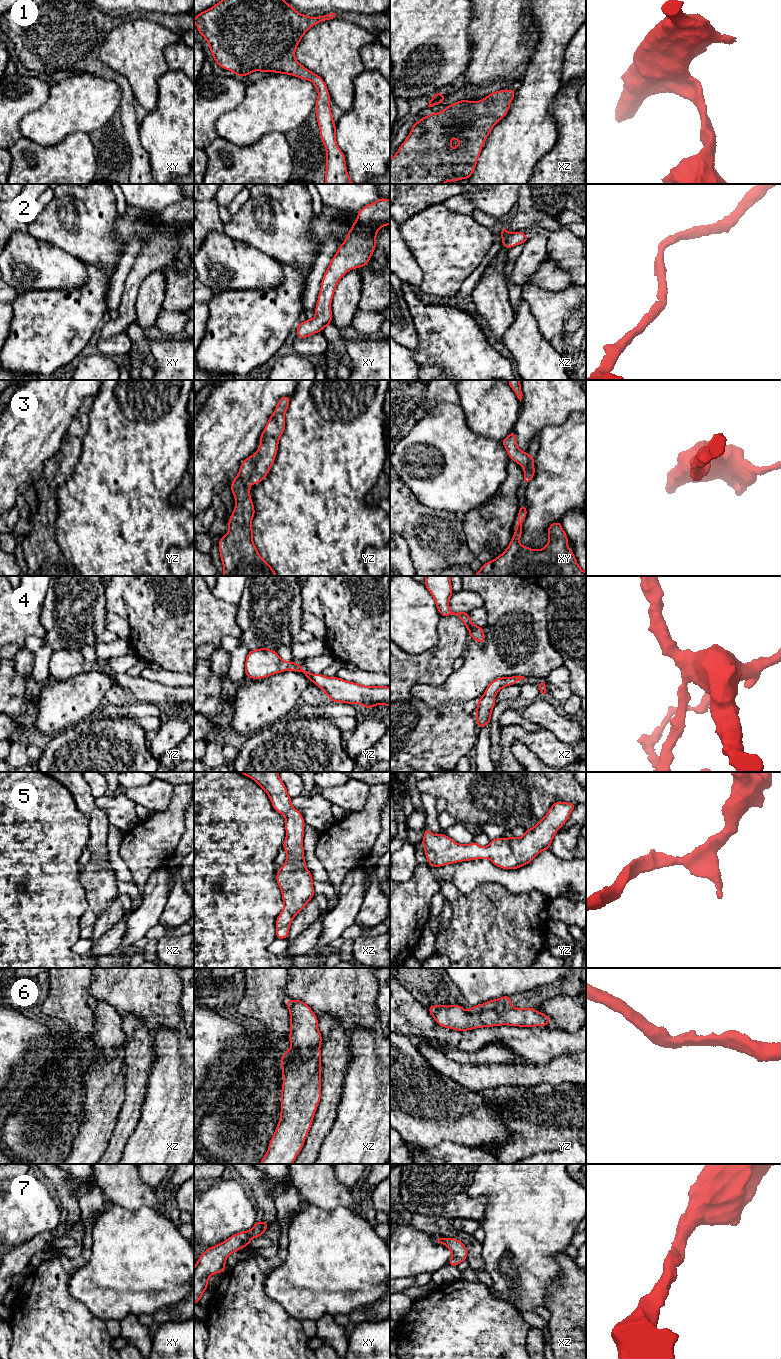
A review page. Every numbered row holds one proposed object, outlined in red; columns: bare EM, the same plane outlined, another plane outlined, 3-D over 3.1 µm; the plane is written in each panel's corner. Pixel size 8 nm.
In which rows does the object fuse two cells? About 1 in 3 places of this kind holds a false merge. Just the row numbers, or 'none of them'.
none of them

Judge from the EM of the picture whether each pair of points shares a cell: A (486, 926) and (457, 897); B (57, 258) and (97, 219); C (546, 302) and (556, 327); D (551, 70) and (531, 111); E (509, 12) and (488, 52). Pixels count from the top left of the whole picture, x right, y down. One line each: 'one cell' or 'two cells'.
A: one cell
B: two cells
C: one cell
D: one cell
E: one cell

